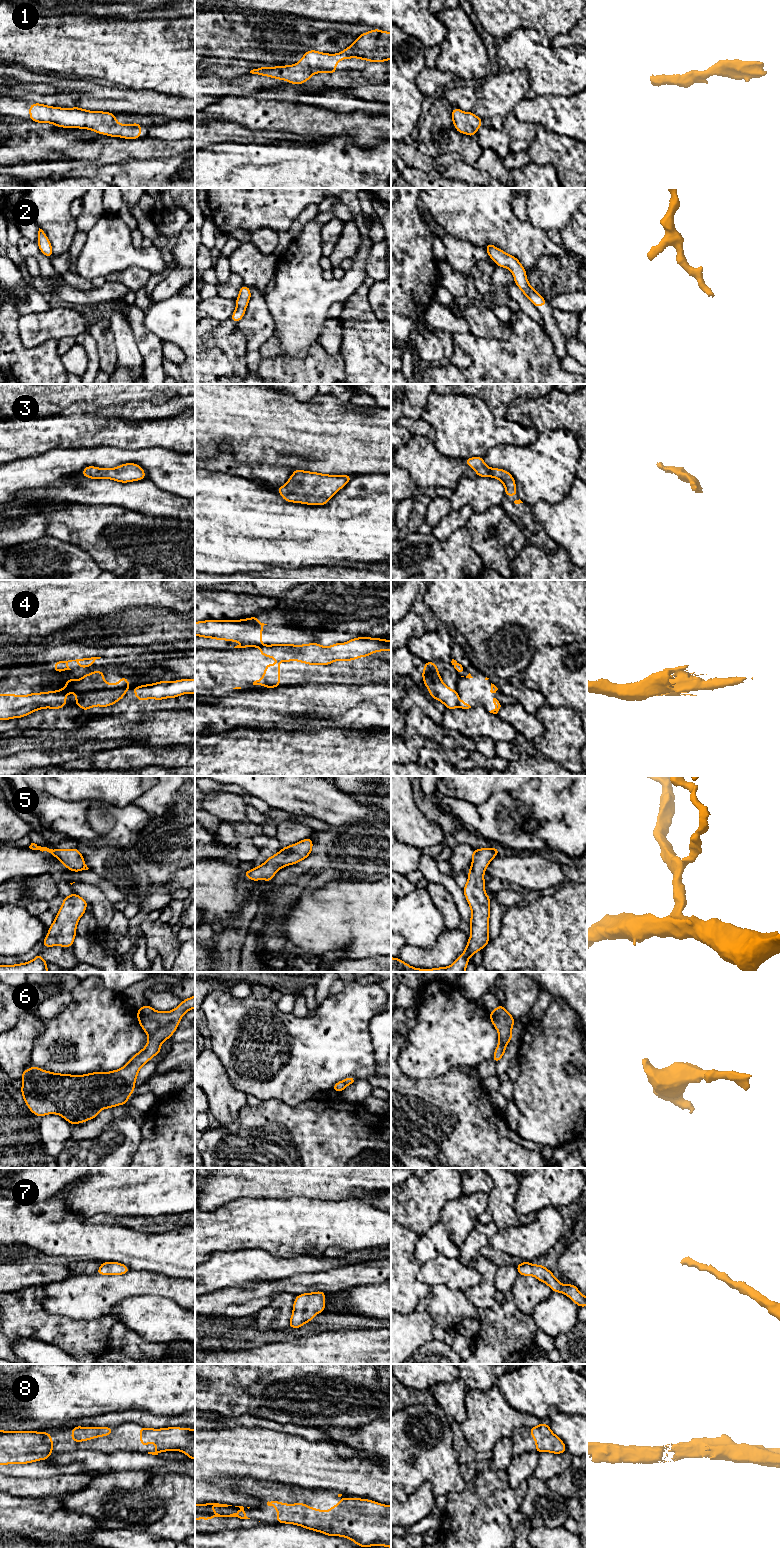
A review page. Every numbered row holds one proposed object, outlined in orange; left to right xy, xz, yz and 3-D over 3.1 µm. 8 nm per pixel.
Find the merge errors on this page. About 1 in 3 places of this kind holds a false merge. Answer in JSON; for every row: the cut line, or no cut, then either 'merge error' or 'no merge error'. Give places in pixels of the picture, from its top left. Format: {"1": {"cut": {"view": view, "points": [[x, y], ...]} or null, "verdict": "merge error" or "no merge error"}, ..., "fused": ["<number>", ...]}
{"1": {"cut": null, "verdict": "no merge error"}, "2": {"cut": null, "verdict": "no merge error"}, "3": {"cut": null, "verdict": "no merge error"}, "4": {"cut": {"view": "xy", "points": [[59, 690], [66, 694]]}, "verdict": "merge error"}, "5": {"cut": null, "verdict": "no merge error"}, "6": {"cut": null, "verdict": "no merge error"}, "7": {"cut": null, "verdict": "no merge error"}, "8": {"cut": null, "verdict": "no merge error"}, "fused": ["4"]}

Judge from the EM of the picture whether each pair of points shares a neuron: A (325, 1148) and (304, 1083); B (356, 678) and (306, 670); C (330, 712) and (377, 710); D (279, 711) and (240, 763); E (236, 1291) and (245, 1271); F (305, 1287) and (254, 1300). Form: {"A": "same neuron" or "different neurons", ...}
{"A": "different neurons", "B": "same neuron", "C": "same neuron", "D": "different neurons", "E": "different neurons", "F": "same neuron"}

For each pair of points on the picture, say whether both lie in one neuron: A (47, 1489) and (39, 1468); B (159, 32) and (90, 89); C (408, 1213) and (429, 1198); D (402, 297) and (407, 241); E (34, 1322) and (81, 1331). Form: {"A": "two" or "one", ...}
{"A": "two", "B": "two", "C": "one", "D": "one", "E": "one"}

